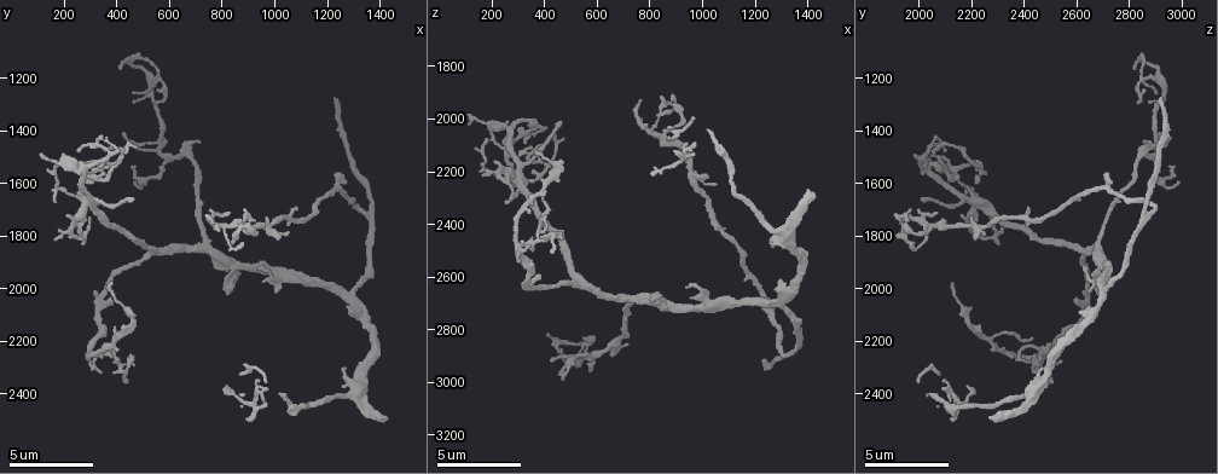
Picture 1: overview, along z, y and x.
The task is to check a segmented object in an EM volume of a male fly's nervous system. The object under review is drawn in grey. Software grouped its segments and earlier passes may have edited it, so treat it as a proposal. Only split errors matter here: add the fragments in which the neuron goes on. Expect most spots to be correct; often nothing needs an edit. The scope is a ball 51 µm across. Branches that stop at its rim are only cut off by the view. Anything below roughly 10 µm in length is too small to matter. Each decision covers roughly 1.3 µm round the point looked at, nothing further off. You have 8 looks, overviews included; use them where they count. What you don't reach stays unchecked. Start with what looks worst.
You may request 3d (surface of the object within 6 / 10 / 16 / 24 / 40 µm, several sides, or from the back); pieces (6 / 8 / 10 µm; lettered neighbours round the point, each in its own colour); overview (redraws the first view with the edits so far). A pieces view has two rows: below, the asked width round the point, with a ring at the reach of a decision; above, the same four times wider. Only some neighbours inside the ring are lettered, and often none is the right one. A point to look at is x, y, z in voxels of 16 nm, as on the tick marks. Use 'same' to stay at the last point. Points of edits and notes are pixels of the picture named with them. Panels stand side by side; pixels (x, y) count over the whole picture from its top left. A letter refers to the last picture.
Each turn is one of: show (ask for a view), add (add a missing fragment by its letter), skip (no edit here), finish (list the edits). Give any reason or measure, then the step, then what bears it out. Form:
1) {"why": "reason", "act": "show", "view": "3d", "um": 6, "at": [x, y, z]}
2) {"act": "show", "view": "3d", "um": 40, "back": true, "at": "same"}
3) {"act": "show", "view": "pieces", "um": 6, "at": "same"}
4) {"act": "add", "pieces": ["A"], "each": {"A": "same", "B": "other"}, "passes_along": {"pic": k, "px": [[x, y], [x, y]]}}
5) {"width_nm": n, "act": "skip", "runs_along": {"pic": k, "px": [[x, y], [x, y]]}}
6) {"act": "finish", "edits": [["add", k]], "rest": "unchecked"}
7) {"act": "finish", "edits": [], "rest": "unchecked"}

{"why": "branch stops here", "act": "show", "view": "pieces", "um": 8, "at": [1230, 1290, 2930]}

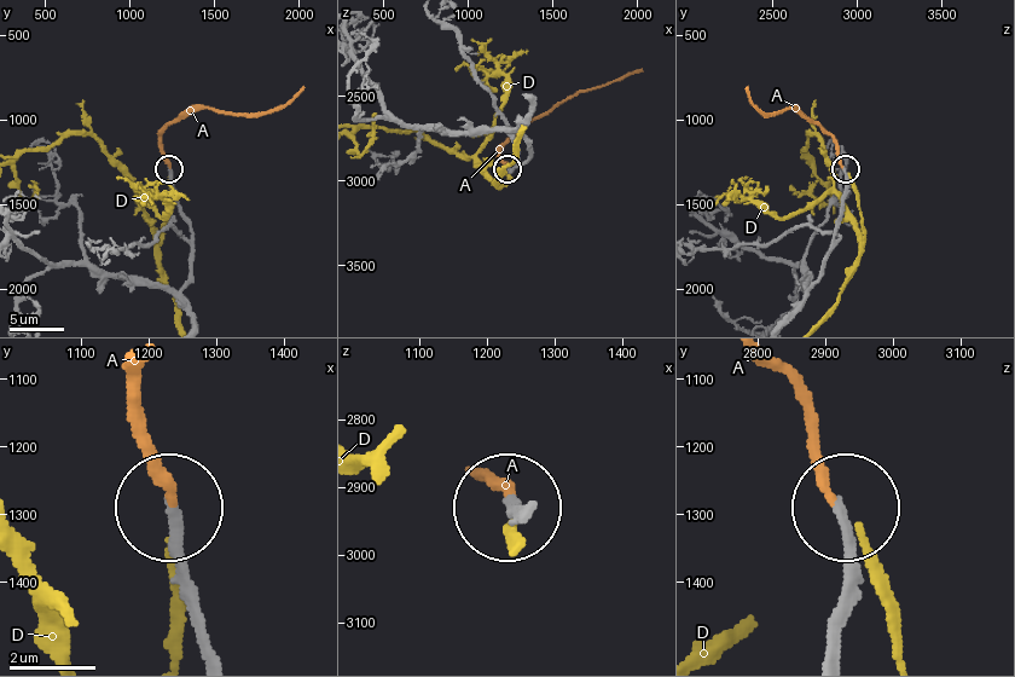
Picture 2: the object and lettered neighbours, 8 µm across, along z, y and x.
{"act": "add", "pieces": ["A"], "each": {"A": "same", "D": "other"}, "found": "it goes on there"}

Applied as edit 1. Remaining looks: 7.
{"act": "show", "view": "overview"}

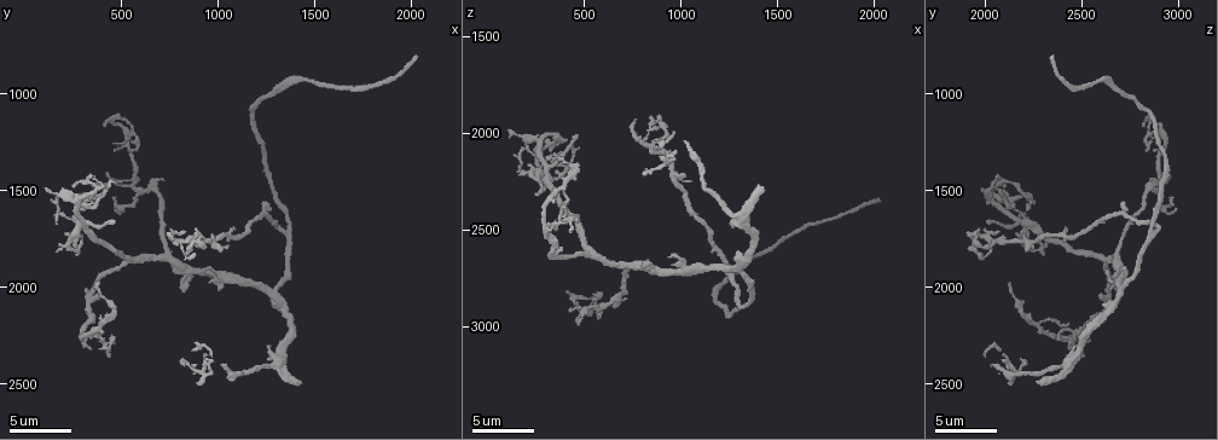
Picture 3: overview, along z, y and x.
{"why": "free end", "act": "show", "view": "pieces", "um": 10, "at": [370, 1980, 2140]}

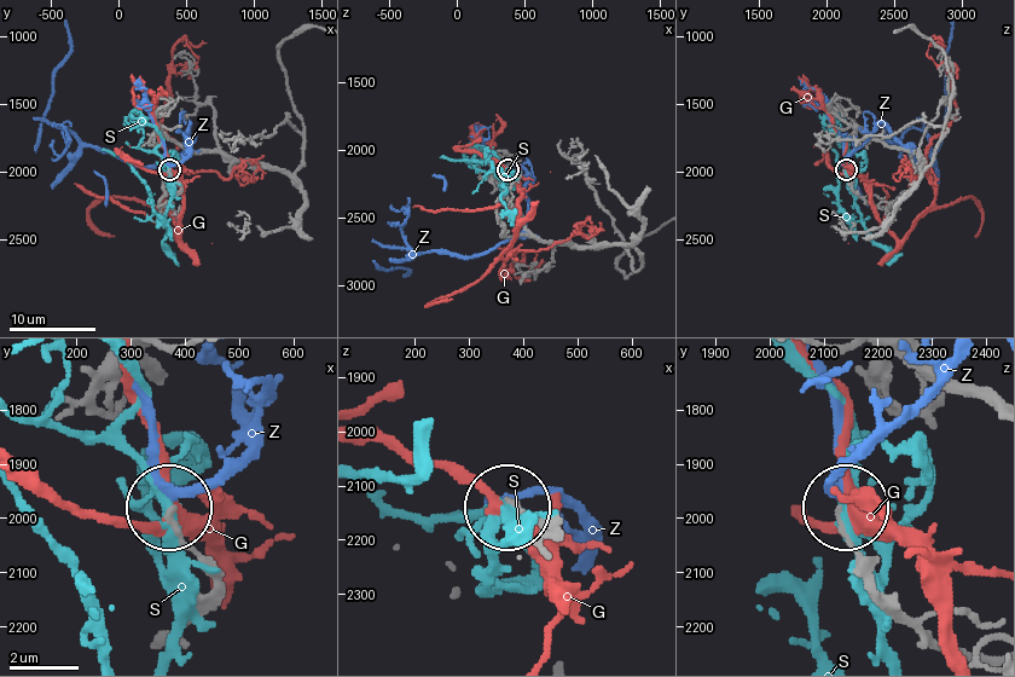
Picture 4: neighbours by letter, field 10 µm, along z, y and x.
{"act": "skip", "each": {"G": "other", "S": "other", "Z": "other"}, "found": "no lettered fragment goes on from it"}

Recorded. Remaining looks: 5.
{"why": "an open end", "act": "show", "view": "pieces", "um": 10, "at": [450, 1670, 2020]}

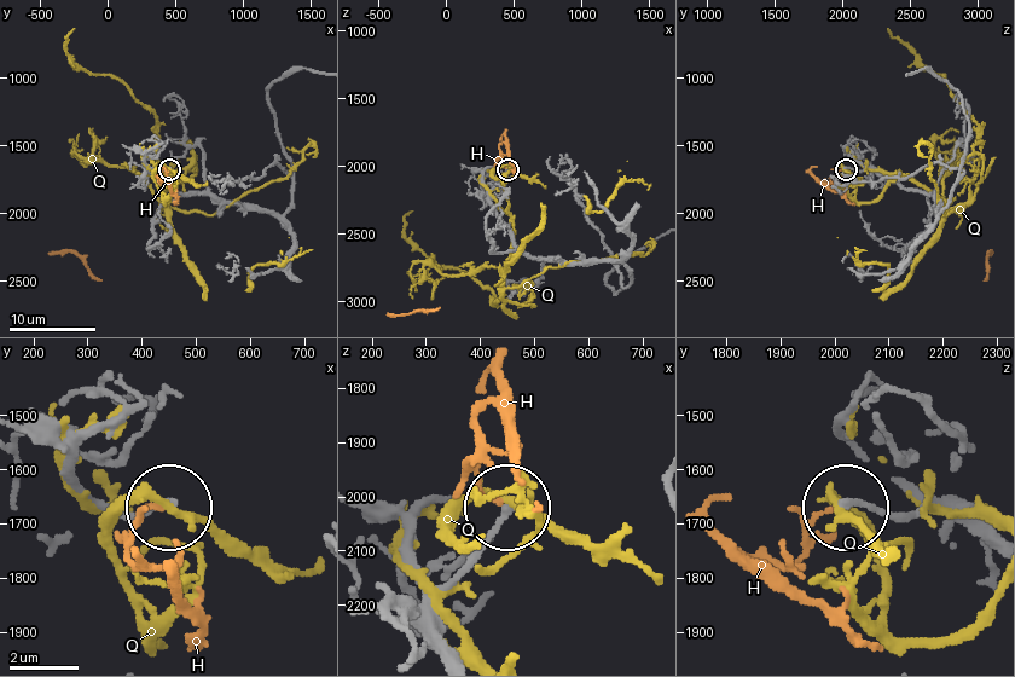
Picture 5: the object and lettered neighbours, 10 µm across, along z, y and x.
{"act": "skip", "each": {"H": "other", "Q": "other"}, "runs_along": {"pic": 5, "px": [[992, 545], [932, 510], [848, 508]]}, "found": "no lettered fragment goes on from it"}

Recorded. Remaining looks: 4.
{"why": "free end", "act": "show", "view": "pieces", "um": 8, "at": [430, 2350, 2510]}

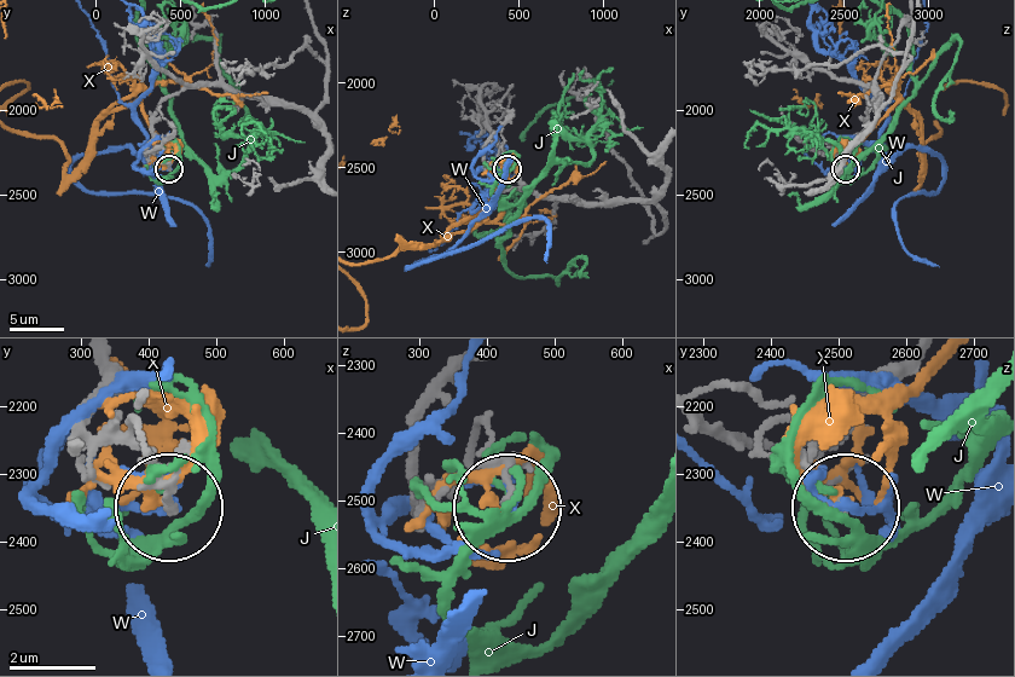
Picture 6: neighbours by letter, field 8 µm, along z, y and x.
{"act": "skip", "each": {"J": "other", "W": "other", "X": "other"}, "runs_along": {"pic": 6, "px": [[250, 98], [219, 87], [169, 96], [152, 142], [168, 168]]}, "found": "none of them fits"}

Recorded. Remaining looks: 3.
{"act": "finish", "edits": [["add", 2]], "rest": "unchecked"}

